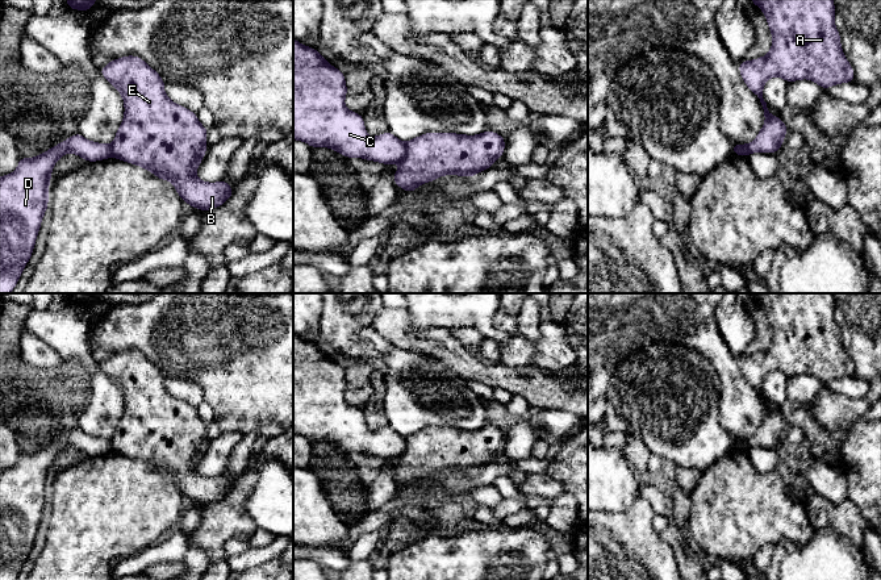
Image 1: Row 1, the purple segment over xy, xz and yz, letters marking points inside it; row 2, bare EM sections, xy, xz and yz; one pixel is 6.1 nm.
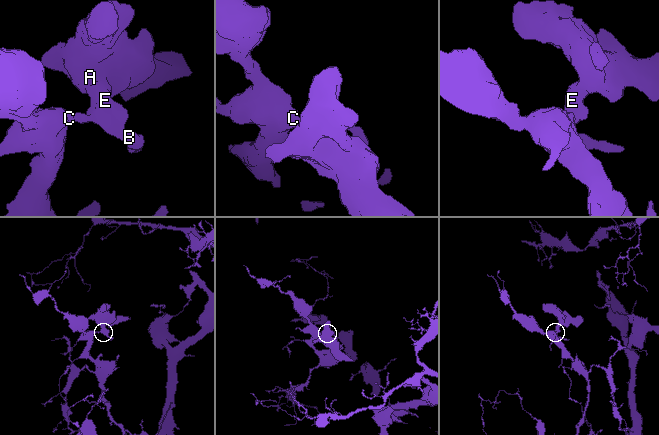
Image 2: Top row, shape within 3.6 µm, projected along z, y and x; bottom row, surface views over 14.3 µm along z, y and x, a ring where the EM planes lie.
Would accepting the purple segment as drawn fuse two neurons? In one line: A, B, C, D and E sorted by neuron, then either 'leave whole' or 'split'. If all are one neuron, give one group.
groups A B E / C D; split

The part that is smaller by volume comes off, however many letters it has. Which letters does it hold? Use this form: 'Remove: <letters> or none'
Remove: A, B, E

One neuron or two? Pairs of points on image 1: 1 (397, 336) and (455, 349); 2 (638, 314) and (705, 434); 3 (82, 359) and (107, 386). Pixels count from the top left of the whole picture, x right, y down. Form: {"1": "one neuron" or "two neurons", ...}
{"1": "one neuron", "2": "two neurons", "3": "two neurons"}

